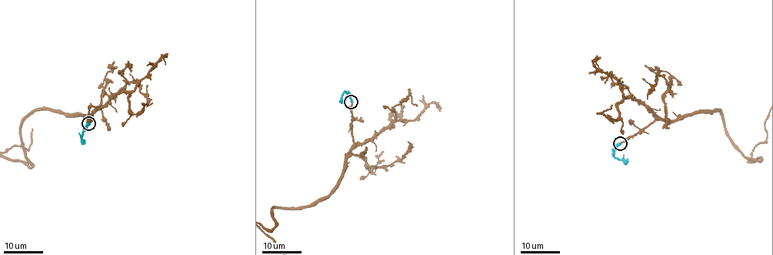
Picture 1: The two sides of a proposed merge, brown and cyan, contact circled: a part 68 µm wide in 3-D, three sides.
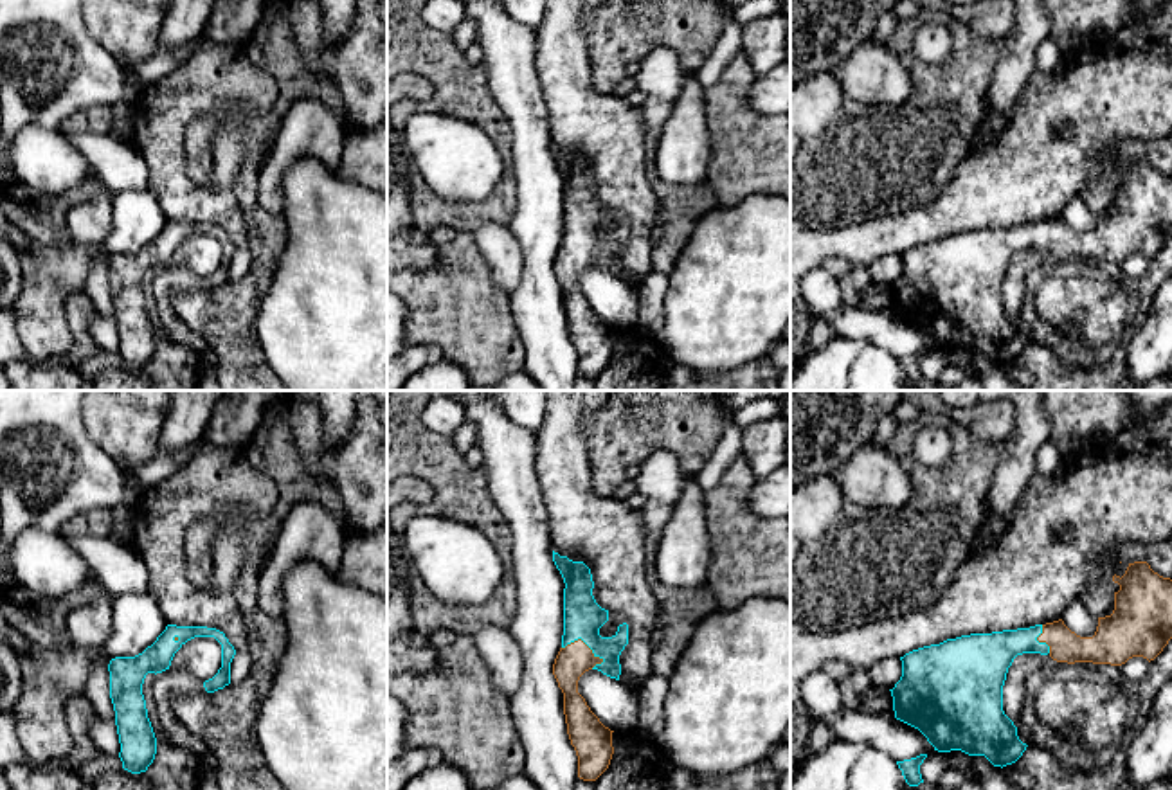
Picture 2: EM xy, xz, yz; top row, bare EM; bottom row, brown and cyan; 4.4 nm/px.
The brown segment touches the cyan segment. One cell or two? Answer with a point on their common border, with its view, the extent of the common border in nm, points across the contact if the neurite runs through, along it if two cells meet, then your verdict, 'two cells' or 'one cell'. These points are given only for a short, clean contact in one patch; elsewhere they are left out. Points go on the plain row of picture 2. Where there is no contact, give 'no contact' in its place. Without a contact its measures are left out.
contact xz (584, 240); length 200 nm; one cell

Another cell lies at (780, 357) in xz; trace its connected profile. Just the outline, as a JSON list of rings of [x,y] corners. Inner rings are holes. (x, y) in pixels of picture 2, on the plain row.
[[[785,340],[771,349],[767,358],[780,371],[790,369],[790,342]]]

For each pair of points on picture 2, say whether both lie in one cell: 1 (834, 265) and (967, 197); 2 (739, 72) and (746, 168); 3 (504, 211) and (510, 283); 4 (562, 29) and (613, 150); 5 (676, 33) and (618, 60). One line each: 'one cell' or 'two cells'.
1: two cells
2: one cell
3: two cells
4: one cell
5: one cell

